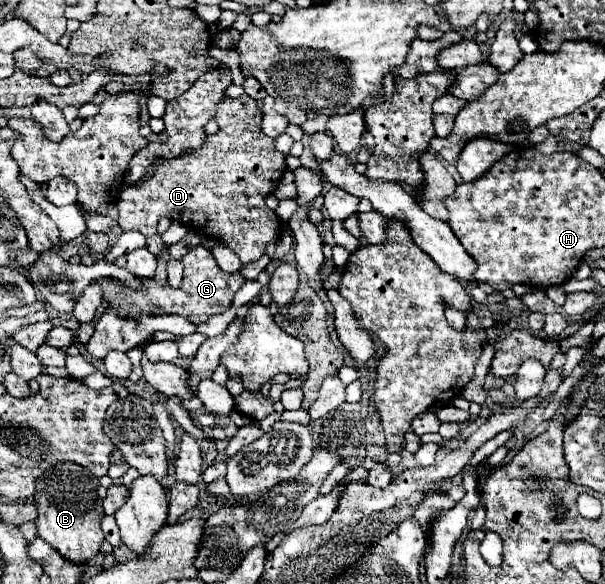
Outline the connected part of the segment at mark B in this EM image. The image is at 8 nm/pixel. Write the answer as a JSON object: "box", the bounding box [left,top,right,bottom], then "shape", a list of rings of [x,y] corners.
{"box":[34,464,106,564],"shape":[[[58,464],[38,478],[38,488],[34,494],[34,504],[38,508],[38,536],[54,546],[66,560],[84,564],[92,560],[104,542],[104,532],[100,530],[100,520],[104,518],[102,500],[106,498],[106,488],[78,464]]]}

